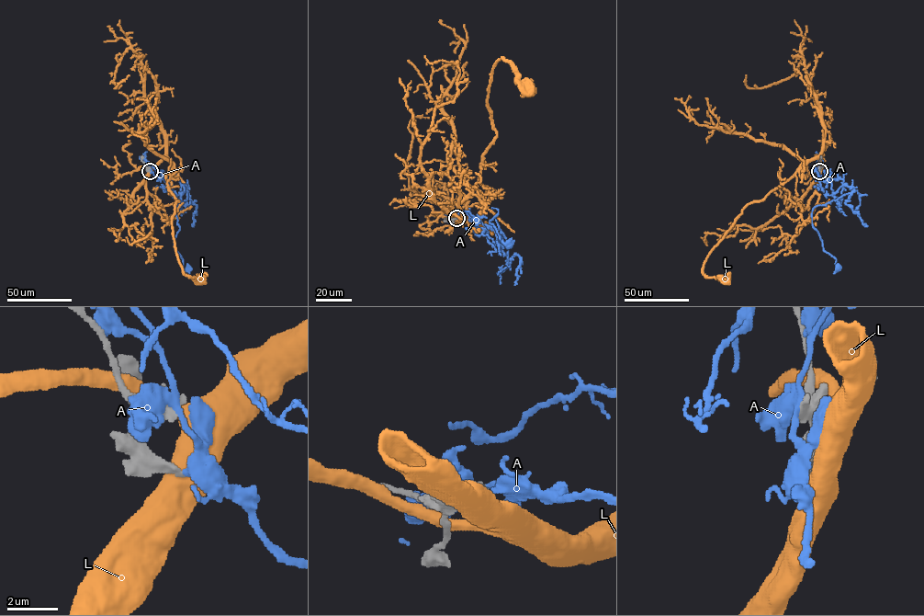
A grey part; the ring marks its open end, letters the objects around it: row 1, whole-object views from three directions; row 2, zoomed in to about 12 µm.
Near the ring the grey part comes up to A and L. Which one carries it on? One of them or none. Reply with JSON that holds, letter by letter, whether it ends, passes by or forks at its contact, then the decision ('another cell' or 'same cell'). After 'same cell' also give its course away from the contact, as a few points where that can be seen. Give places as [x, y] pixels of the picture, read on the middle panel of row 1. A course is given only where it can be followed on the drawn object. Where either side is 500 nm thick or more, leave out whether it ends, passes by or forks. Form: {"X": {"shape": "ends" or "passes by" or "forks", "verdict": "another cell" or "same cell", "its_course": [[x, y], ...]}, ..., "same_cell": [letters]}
{"A": {"verdict": "another cell"}, "L": {"verdict": "another cell"}, "same_cell": []}

